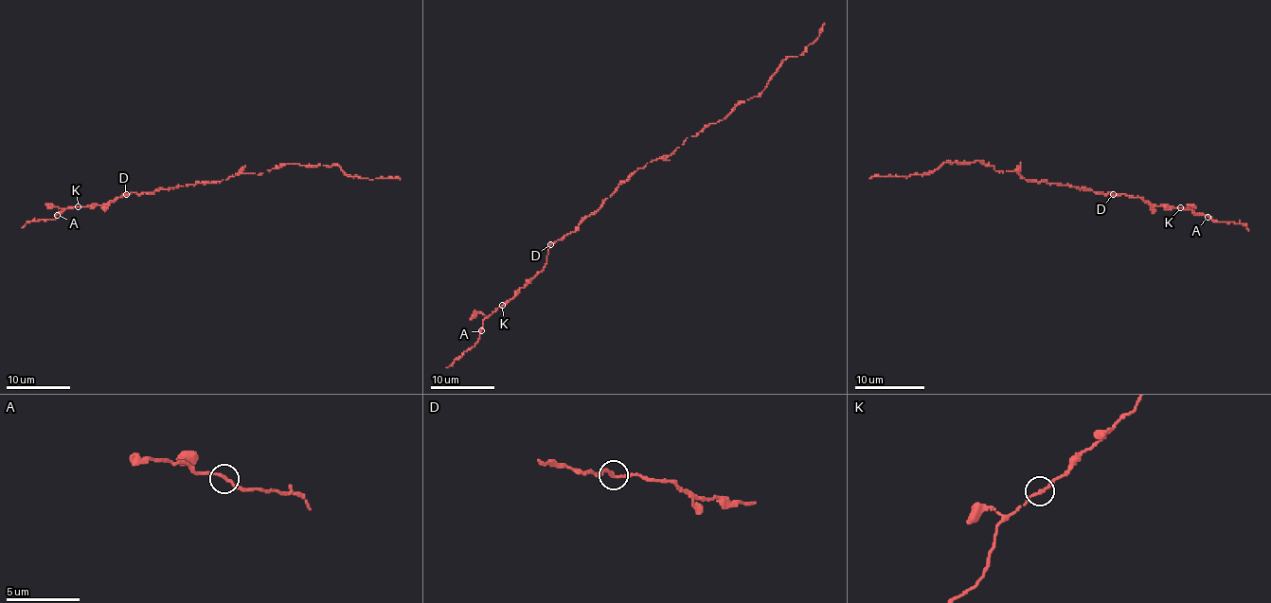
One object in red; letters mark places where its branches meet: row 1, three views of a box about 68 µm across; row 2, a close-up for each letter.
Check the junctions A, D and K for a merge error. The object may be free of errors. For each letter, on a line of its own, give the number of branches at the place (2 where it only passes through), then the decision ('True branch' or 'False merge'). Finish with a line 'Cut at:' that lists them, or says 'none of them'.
A: Branches: 2. True branch
D: Branches: 2. True branch
K: Branches: 2. True branch
Cut at: none of them

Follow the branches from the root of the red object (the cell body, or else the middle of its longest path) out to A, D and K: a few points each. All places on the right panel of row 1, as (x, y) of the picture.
A: (1045, 182), (1090, 188), (1102, 194), (1110, 192), (1115, 196), (1141, 197), (1157, 206), (1168, 204), (1208, 217)
D: (1045, 182), (1113, 194)
K: (1045, 182), (1090, 188), (1102, 194), (1124, 194), (1141, 197), (1157, 206), (1168, 204), (1180, 207)

